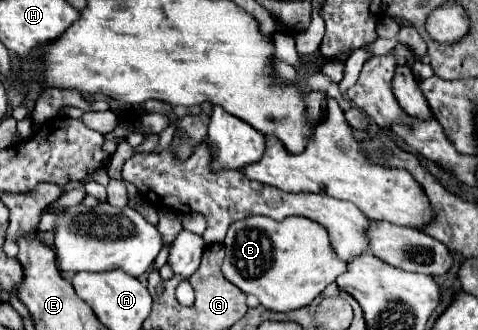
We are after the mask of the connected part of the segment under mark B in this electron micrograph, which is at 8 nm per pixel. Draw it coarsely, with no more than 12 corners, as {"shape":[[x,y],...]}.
{"shape":[[310,218],[232,222],[222,274],[290,312],[348,270]]}

